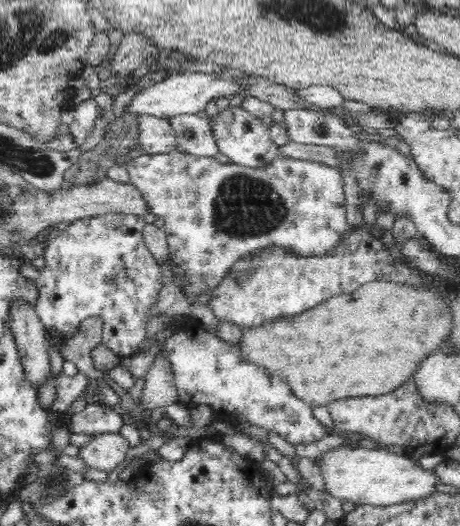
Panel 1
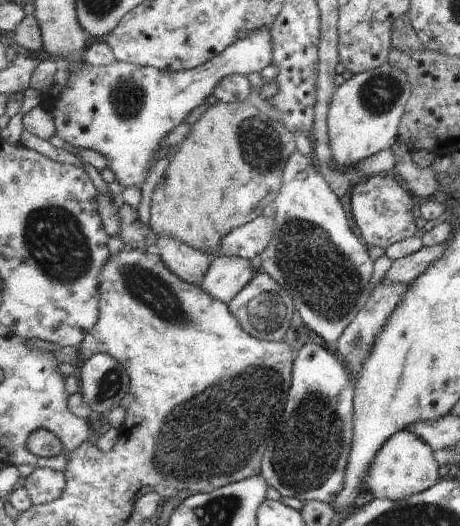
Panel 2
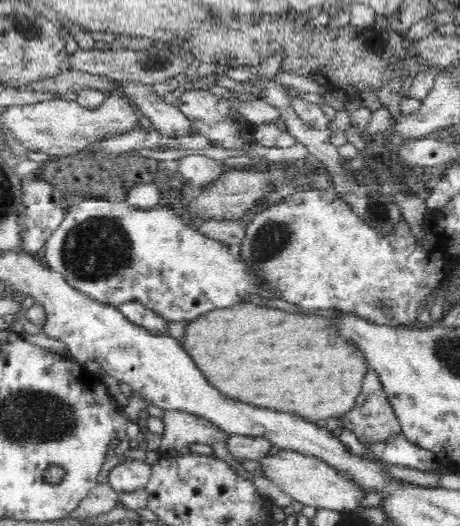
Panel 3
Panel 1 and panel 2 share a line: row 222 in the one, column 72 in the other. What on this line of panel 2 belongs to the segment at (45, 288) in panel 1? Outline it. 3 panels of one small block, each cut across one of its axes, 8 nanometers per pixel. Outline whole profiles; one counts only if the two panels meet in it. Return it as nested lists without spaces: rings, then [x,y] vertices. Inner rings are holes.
[[[271,26],[267,27],[268,29],[263,30],[263,28],[256,30],[255,33],[249,35],[244,39],[239,39],[235,44],[232,44],[227,50],[224,50],[219,56],[216,56],[213,60],[210,60],[208,63],[202,64],[194,69],[189,69],[186,71],[175,71],[171,72],[170,70],[159,70],[157,67],[144,67],[139,66],[135,63],[126,63],[125,61],[115,61],[110,65],[101,65],[95,68],[91,63],[83,62],[82,69],[80,71],[73,71],[68,76],[67,82],[64,84],[62,88],[62,92],[59,93],[56,97],[51,97],[47,95],[43,95],[41,93],[41,105],[43,105],[47,110],[51,111],[54,116],[55,126],[57,129],[56,135],[60,136],[64,141],[71,144],[71,146],[75,148],[84,149],[93,149],[97,152],[100,152],[103,156],[106,156],[108,162],[108,168],[115,174],[116,187],[117,188],[133,188],[133,186],[137,186],[139,189],[143,184],[145,184],[145,180],[147,180],[147,176],[151,174],[151,168],[155,166],[156,160],[153,159],[157,156],[157,152],[163,146],[164,140],[175,130],[175,127],[182,125],[185,120],[187,120],[187,116],[195,110],[195,108],[199,108],[211,94],[214,94],[215,89],[218,87],[218,84],[223,82],[228,76],[234,74],[246,75],[249,72],[258,72],[263,70],[263,68],[267,68],[269,64],[272,64],[274,58],[274,44],[273,44],[273,34],[270,31]]]

